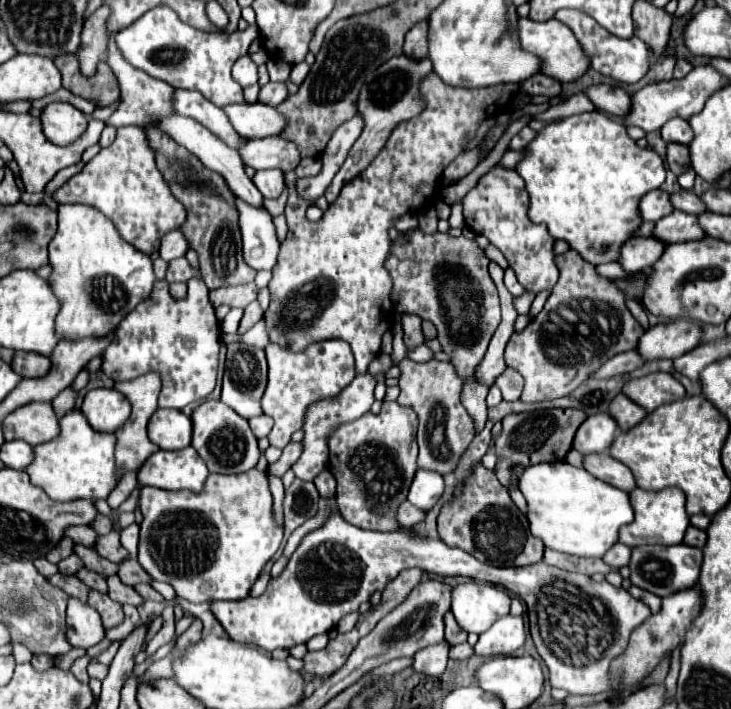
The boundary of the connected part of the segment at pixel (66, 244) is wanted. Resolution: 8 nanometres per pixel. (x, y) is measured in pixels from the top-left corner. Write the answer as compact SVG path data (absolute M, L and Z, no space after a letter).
M60 204L58 206L58 232L48 246L48 260L52 274L48 276L48 284L60 300L60 312L56 316L56 332L62 340L76 338L102 338L116 330L122 318L138 306L144 298L148 298L156 278L152 272L150 256L142 254L134 246L130 246L114 222L86 204Z

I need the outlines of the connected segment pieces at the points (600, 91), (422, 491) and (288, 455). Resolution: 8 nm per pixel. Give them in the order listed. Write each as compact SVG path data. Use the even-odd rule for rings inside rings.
M598 84L586 88L586 94L598 110L604 110L610 116L626 118L626 114L630 112L630 94L626 94L622 88Z
M418 470L414 476L414 482L410 486L408 500L418 506L420 510L430 510L444 492L444 478L438 472L432 470Z
M288 444L288 446L282 450L280 460L270 466L270 472L272 472L274 476L284 476L284 472L290 470L292 464L300 458L300 452L302 452L302 446L300 446L300 444Z

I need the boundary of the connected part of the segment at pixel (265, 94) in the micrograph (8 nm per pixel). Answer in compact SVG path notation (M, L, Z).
M268 82L260 90L260 102L266 102L270 106L278 106L288 96L288 88L284 82Z

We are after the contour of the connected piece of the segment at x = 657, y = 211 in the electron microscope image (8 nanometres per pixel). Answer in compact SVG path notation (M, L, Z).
M664 190L648 192L640 202L640 214L644 220L650 220L650 222L658 222L660 218L668 216L672 210L674 206L670 202L670 194Z

